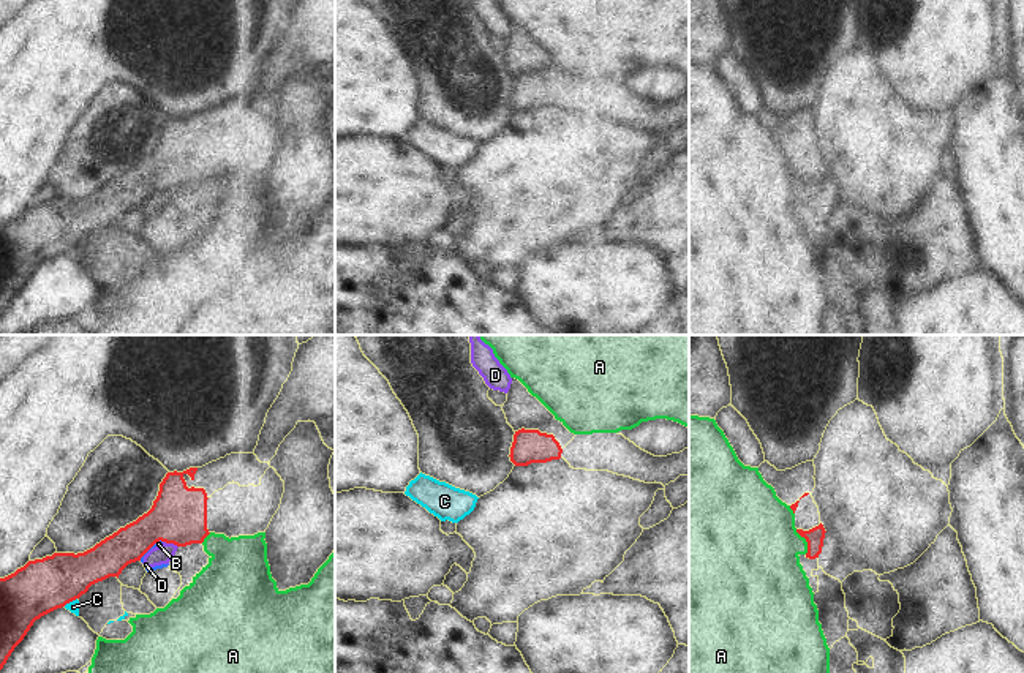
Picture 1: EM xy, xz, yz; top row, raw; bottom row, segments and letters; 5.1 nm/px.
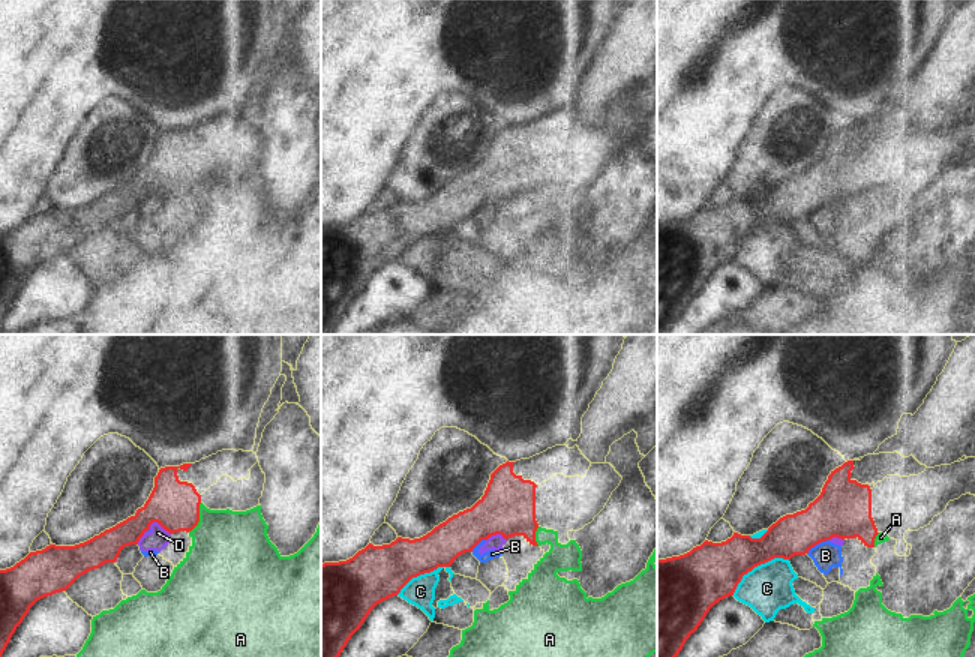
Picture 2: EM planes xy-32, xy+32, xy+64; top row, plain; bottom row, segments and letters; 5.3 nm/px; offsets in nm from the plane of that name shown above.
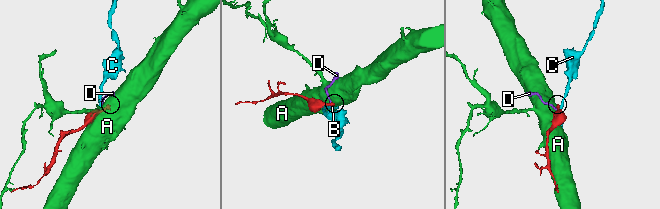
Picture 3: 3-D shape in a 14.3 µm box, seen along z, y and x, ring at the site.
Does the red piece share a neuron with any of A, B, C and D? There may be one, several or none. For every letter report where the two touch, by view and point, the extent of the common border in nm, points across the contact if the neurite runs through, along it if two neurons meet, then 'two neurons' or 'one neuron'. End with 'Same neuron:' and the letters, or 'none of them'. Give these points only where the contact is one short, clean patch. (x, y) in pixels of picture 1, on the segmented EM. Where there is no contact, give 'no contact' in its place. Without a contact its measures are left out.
A: yz (806, 541) | 140 nm | along yz (795, 530), (806, 542), (806, 553) | two neurons
B: xy (150, 547) | 160 nm | along xy (161, 541), (139, 560) | two neurons
C: xy (70, 601) | 80 nm | two neurons
D: xy (171, 542) | 90 nm | along xy (163, 541), (173, 542), (177, 547) | two neurons
Same neuron: none of them

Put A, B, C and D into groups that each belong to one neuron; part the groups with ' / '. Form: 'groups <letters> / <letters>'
groups A / B D / C

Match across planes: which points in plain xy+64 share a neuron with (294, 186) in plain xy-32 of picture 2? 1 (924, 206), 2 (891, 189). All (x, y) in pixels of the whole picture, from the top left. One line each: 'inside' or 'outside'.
1: inside
2: outside

